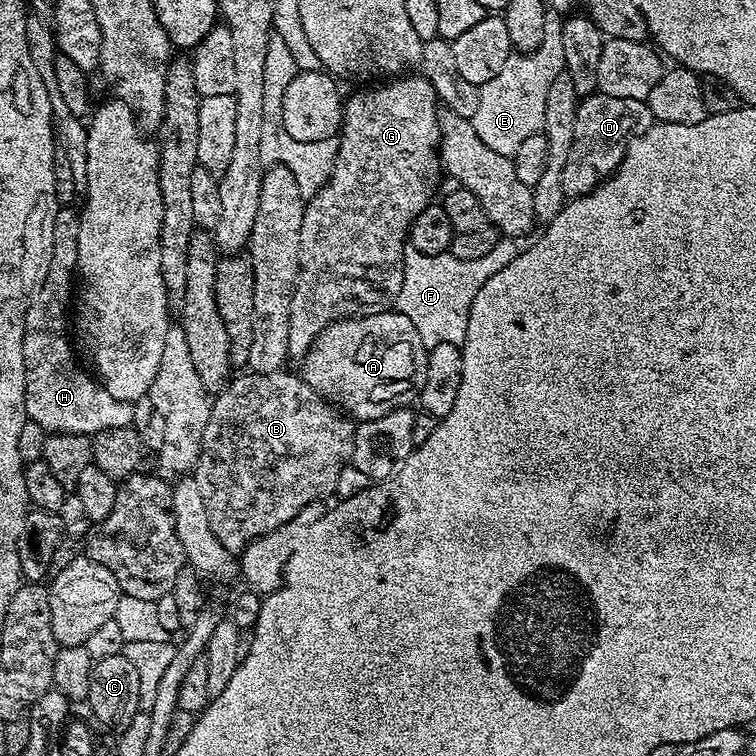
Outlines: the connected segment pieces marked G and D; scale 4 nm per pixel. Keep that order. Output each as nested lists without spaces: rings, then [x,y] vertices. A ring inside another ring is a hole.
[[[405,74],[399,78],[389,79],[387,82],[380,82],[377,88],[364,88],[361,92],[356,92],[352,97],[347,97],[346,103],[344,104],[344,118],[340,125],[338,133],[338,141],[340,145],[335,145],[334,148],[334,159],[332,161],[332,173],[330,178],[321,186],[316,196],[311,197],[304,205],[304,217],[302,218],[302,242],[300,243],[300,269],[298,270],[298,278],[296,279],[296,289],[294,294],[290,298],[290,330],[288,331],[288,355],[289,357],[304,358],[311,351],[316,340],[323,334],[335,320],[343,320],[345,318],[351,318],[354,316],[369,316],[370,314],[378,314],[379,312],[387,312],[396,303],[396,299],[400,296],[402,290],[402,278],[404,277],[404,249],[408,244],[408,231],[412,229],[412,223],[414,218],[418,218],[418,214],[422,214],[422,210],[428,204],[433,203],[434,196],[432,196],[432,187],[436,184],[436,179],[442,176],[442,165],[440,162],[440,114],[442,111],[441,105],[438,103],[436,91],[434,86],[425,78],[422,74]]]
[[[597,91],[591,96],[583,97],[576,106],[574,122],[574,142],[570,146],[570,154],[566,157],[566,166],[562,166],[562,190],[565,197],[575,198],[593,192],[603,180],[607,180],[626,154],[626,150],[643,132],[653,126],[652,111],[647,103],[638,98],[610,98],[610,94]]]

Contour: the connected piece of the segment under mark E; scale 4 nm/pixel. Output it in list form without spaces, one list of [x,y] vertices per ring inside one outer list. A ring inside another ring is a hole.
[[[548,15],[542,42],[538,42],[536,49],[532,52],[513,51],[512,56],[506,58],[502,70],[498,70],[498,74],[494,74],[494,78],[490,78],[490,82],[479,85],[478,114],[474,114],[471,121],[478,138],[482,138],[482,142],[486,142],[486,146],[490,146],[490,150],[498,150],[498,154],[503,156],[513,156],[518,150],[518,146],[522,146],[522,142],[526,142],[526,138],[530,138],[530,134],[543,129],[546,118],[546,94],[550,91],[550,82],[554,82],[554,78],[558,78],[565,71],[564,55],[562,54],[563,29],[564,26],[559,15]]]

